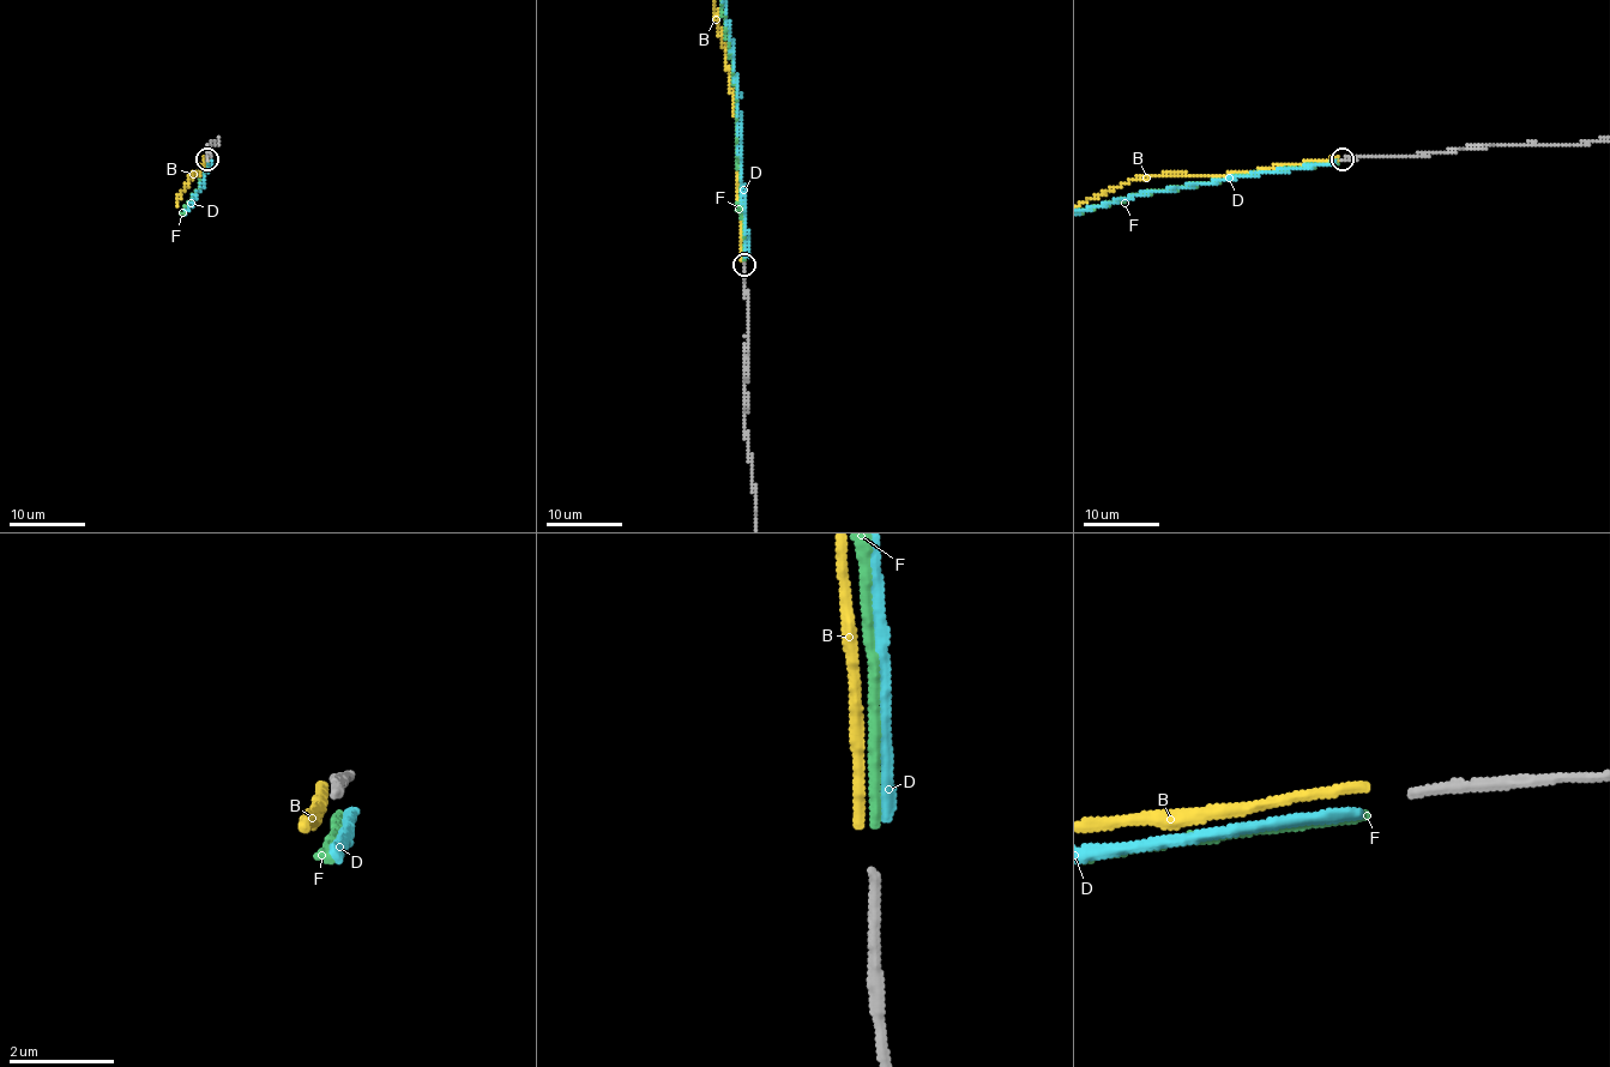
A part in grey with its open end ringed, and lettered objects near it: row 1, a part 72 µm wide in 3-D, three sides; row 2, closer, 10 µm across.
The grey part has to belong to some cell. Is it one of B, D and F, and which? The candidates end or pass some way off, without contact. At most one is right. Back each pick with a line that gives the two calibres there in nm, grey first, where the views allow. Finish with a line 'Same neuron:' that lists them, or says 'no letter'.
Same neuron: no letter

